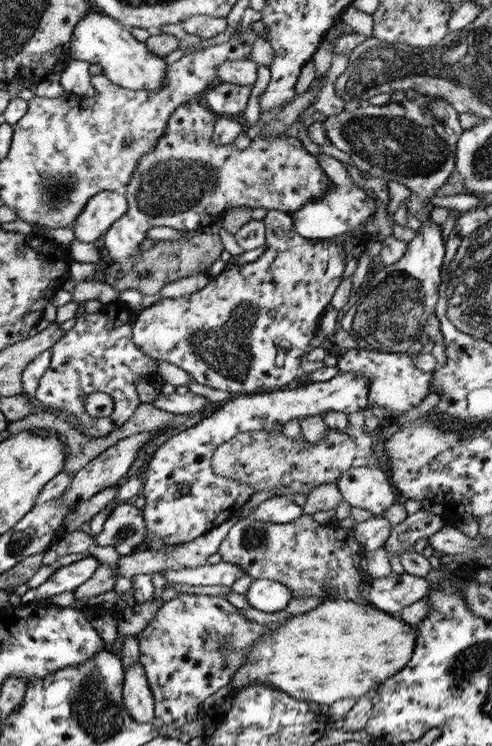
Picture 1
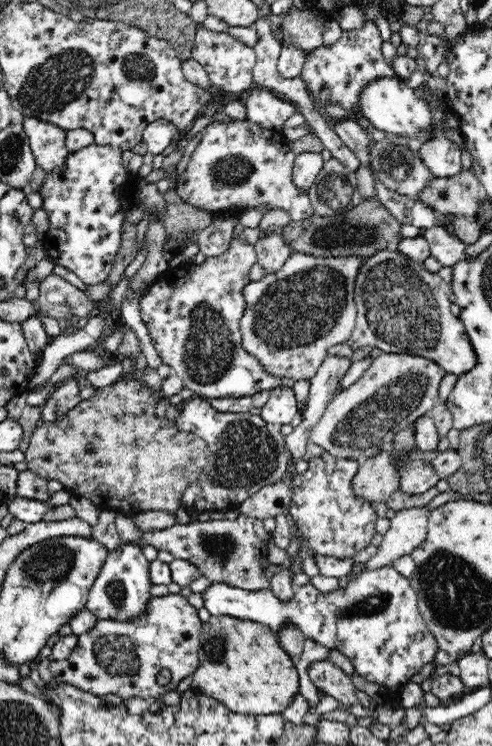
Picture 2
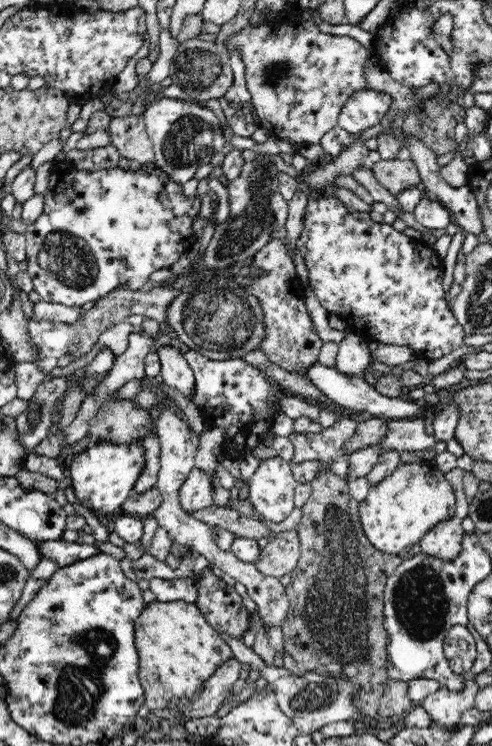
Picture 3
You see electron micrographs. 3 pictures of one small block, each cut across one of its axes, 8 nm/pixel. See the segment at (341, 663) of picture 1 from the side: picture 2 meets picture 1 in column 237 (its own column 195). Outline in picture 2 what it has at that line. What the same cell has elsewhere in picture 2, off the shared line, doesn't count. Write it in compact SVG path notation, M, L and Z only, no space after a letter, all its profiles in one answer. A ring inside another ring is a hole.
M211 616L203 624L199 640L199 663L191 674L191 688L214 698L228 707L230 712L245 715L282 713L298 692L298 672L278 642L275 632L264 624L232 616Z

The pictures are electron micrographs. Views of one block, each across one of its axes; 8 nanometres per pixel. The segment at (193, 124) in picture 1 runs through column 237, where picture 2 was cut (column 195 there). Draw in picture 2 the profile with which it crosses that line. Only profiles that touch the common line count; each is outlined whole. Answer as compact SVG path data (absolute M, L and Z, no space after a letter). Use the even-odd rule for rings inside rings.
M247 119L233 123L214 121L204 128L200 145L190 156L186 171L177 180L175 191L192 206L210 211L211 214L221 210L230 211L230 204L245 206L245 210L265 204L266 212L271 208L284 208L290 213L292 221L306 220L313 214L313 206L307 190L300 189L294 184L295 156L282 130L267 129Z

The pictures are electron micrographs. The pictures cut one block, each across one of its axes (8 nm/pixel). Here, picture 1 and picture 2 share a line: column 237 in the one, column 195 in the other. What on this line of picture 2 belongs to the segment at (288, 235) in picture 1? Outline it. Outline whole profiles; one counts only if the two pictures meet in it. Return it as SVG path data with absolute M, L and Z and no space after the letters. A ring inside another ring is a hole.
M233 234L230 246L218 256L207 256L201 264L185 265L184 274L174 274L169 268L158 275L139 296L140 322L147 326L152 343L162 357L163 364L169 364L184 384L197 397L243 398L252 397L262 391L272 391L281 384L281 379L262 371L262 365L242 346L239 318L244 310L243 286L250 280L250 267L257 262L254 245L244 235Z

